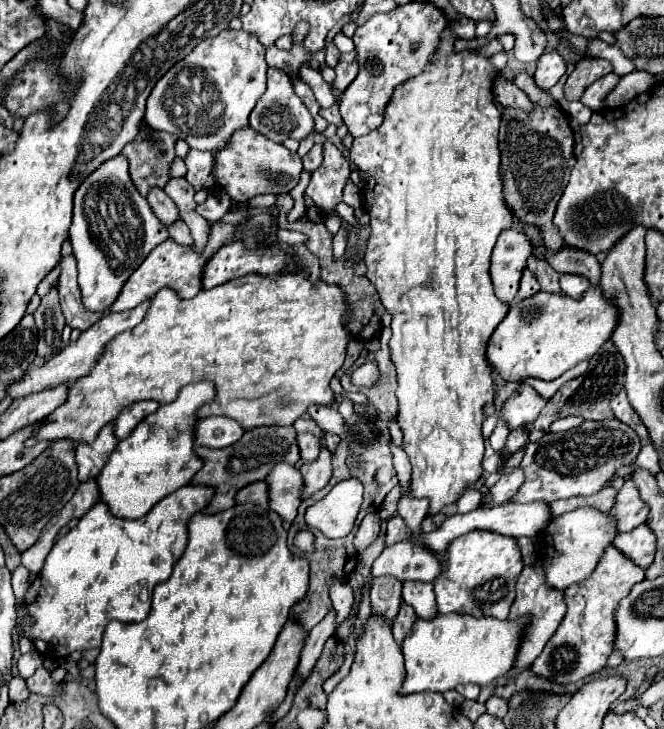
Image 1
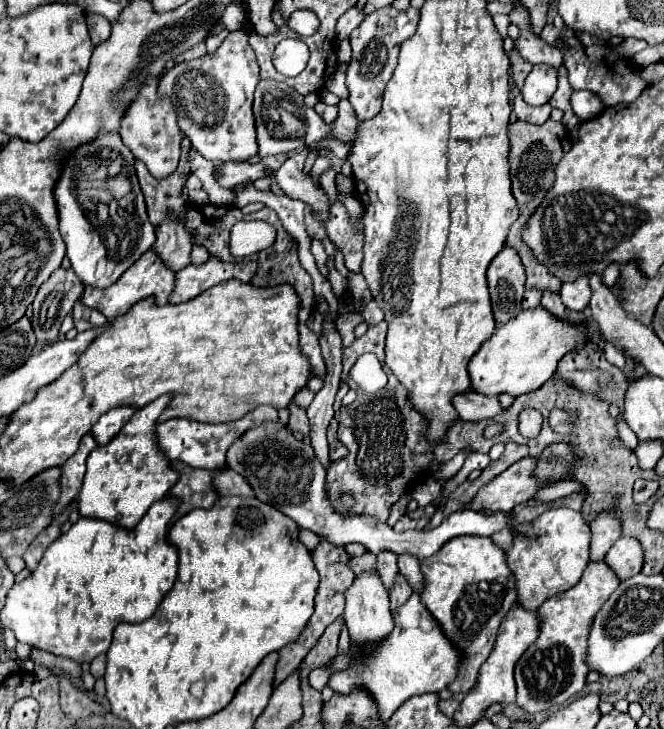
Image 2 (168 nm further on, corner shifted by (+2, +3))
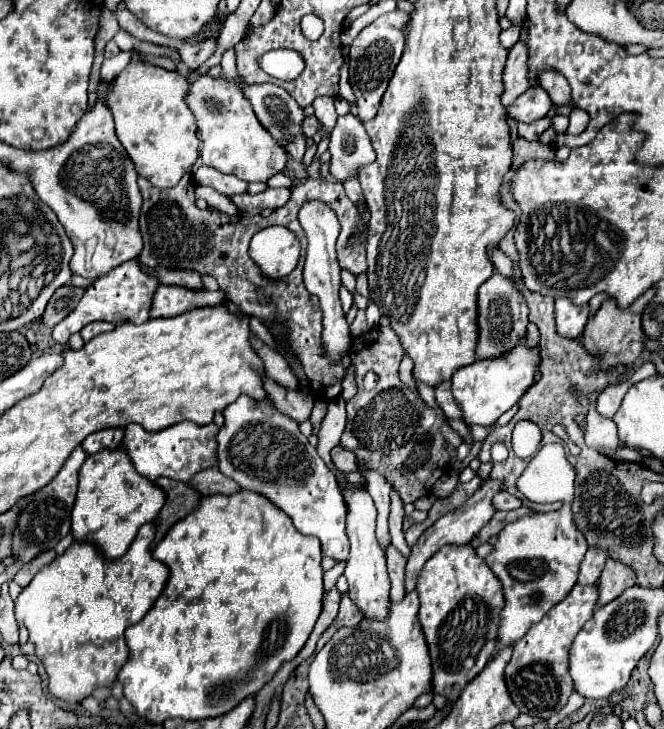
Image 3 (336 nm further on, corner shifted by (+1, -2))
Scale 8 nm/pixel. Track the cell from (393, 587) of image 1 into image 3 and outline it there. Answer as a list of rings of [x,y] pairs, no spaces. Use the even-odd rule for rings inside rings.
[[[362,468],[362,476],[368,480],[368,486],[366,490],[372,494],[374,498],[374,504],[378,508],[378,526],[376,526],[376,536],[380,540],[380,546],[384,548],[388,542],[390,542],[390,536],[388,536],[388,510],[390,510],[390,490],[392,486],[386,482],[386,478],[376,472],[376,470],[370,470],[370,468]]]

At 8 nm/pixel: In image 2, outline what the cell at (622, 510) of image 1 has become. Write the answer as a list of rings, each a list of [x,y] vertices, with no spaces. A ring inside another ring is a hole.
[[[601,511],[591,523],[593,539],[591,539],[591,561],[601,561],[611,545],[621,537],[621,521],[617,513]]]

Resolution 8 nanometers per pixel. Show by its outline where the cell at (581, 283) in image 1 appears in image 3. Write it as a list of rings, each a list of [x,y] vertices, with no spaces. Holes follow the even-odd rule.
[[[568,298],[556,300],[556,332],[562,338],[578,340],[584,332],[586,320],[588,320],[588,306],[574,306],[568,302]]]

